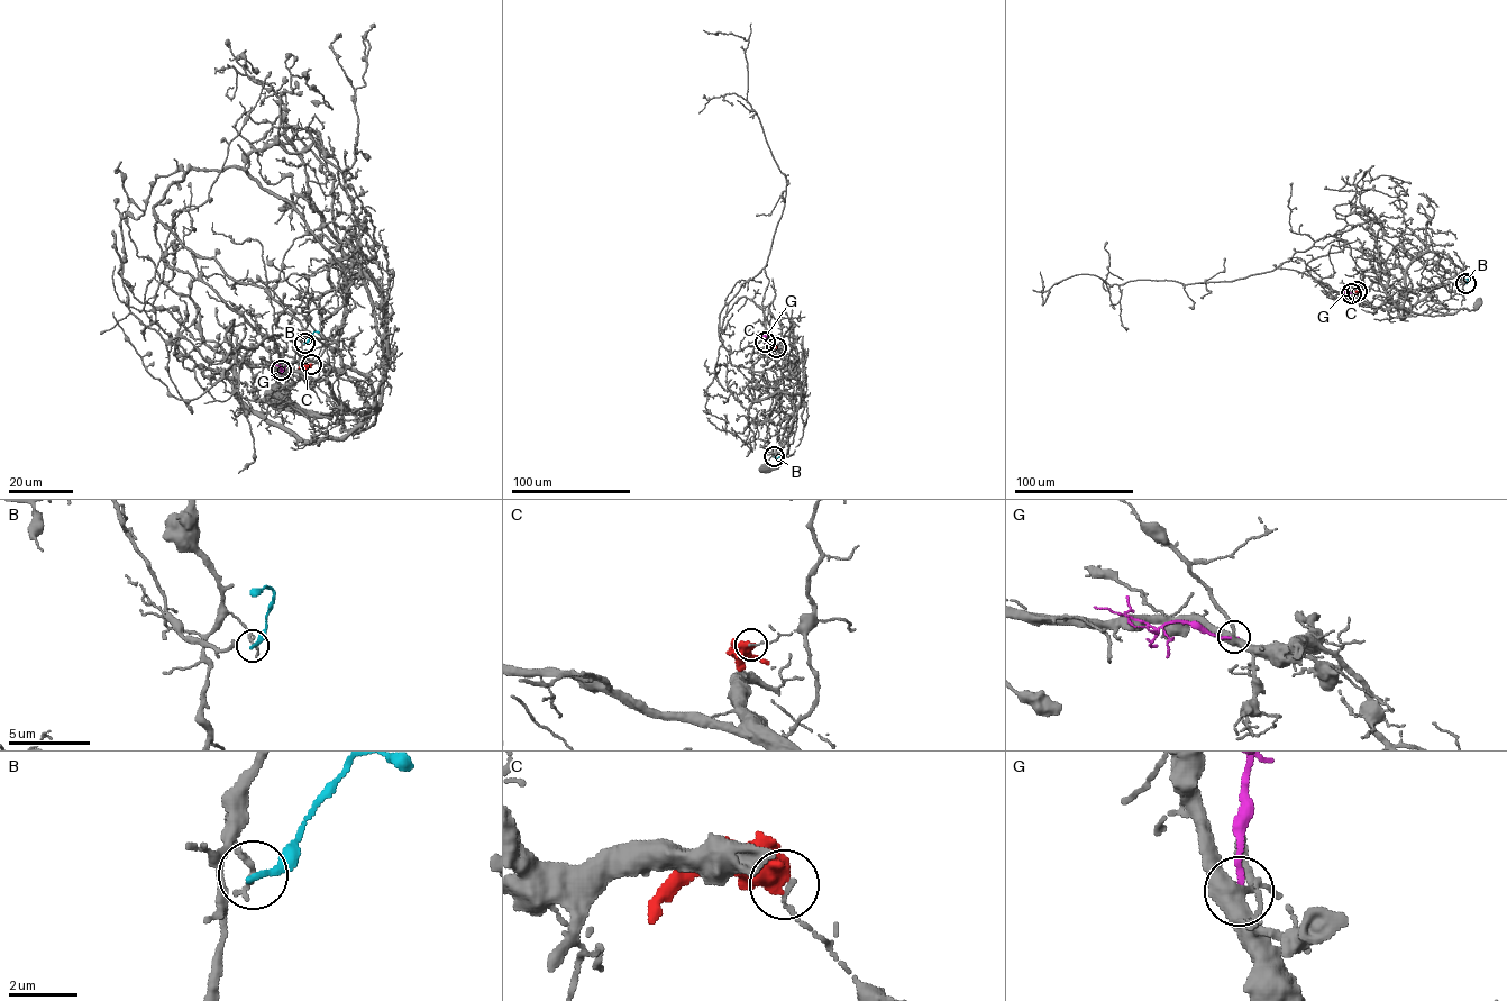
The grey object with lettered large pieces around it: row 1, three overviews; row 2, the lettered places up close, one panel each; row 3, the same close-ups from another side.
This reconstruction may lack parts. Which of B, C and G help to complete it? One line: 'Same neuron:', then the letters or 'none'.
Same neuron: none

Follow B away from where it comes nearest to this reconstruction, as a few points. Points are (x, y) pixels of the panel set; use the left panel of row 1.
B: (304, 343), (313, 331), (319, 333)

